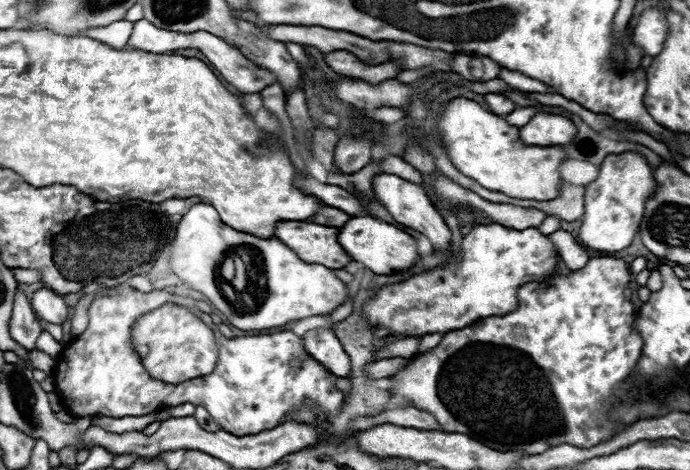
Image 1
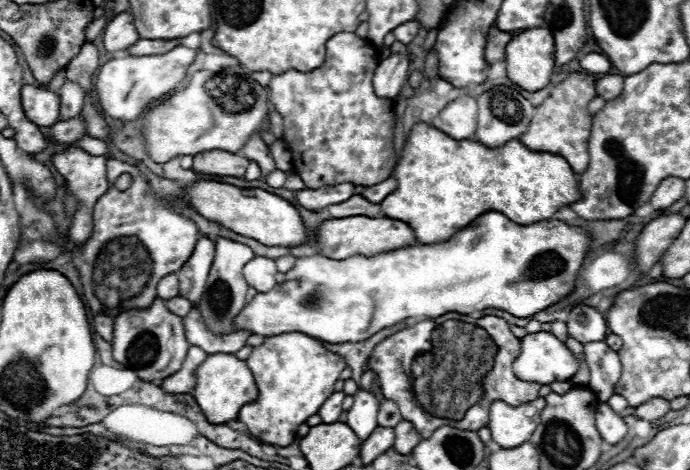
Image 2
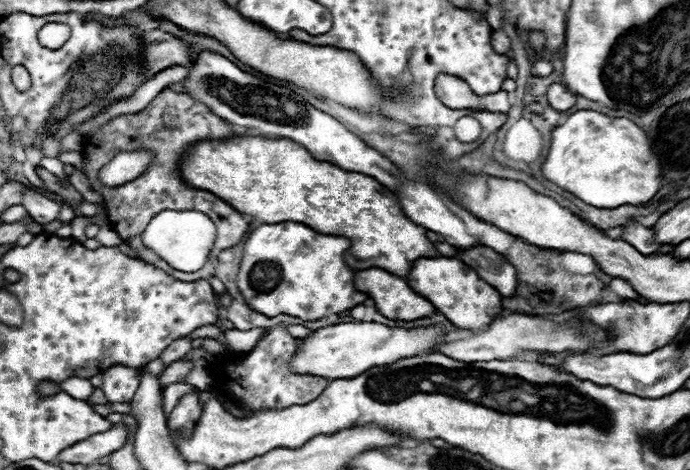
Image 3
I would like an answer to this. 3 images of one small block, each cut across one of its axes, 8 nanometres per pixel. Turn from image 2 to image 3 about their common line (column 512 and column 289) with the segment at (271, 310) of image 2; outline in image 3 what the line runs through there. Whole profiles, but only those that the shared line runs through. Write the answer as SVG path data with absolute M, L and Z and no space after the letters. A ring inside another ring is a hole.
M296 222L262 224L250 232L244 244L244 256L238 272L238 288L246 298L248 306L264 316L288 314L302 320L320 320L330 314L338 314L362 304L368 296L354 288L354 270L344 262L344 252L350 248L348 238L326 236L308 226Z

